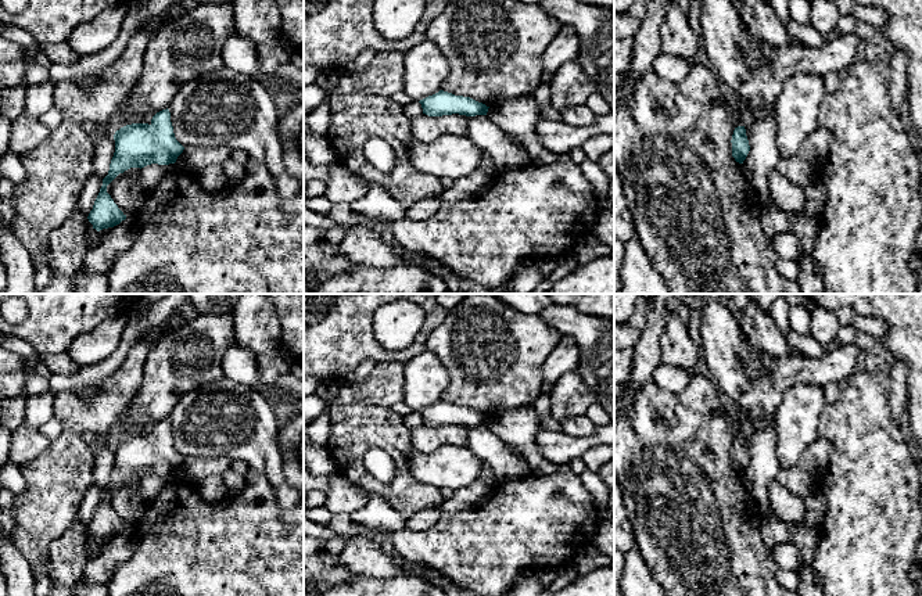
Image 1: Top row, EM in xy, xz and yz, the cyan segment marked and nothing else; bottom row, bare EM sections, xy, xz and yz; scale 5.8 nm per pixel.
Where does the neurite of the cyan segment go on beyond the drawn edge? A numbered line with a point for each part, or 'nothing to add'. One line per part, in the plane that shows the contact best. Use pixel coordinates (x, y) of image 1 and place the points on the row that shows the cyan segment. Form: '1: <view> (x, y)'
nothing to add

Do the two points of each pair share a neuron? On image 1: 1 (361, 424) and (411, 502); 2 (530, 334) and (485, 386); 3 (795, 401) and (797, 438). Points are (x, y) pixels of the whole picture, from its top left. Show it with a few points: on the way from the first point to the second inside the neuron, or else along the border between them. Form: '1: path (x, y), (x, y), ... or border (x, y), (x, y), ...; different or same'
1: path (381, 437), (399, 455), (402, 481); same
2: path (517, 347), (491, 373); same
3: path (796, 410), (796, 428); same

